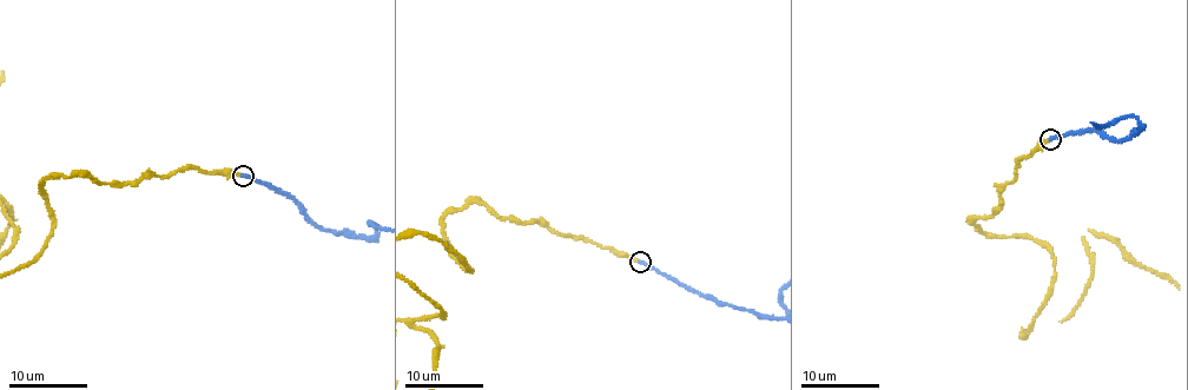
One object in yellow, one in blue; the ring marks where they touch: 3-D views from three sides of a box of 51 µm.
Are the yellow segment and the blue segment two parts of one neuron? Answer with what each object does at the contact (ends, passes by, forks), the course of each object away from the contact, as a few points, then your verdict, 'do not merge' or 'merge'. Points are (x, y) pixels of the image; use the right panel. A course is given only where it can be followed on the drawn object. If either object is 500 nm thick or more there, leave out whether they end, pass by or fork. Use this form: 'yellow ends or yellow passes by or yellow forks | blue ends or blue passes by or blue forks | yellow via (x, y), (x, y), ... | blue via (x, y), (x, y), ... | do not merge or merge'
yellow ends | blue ends | merge

